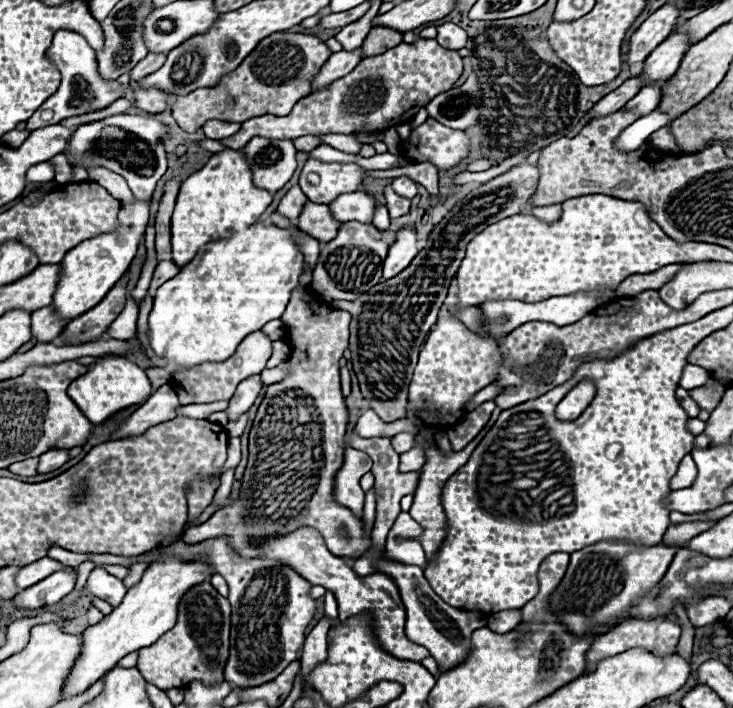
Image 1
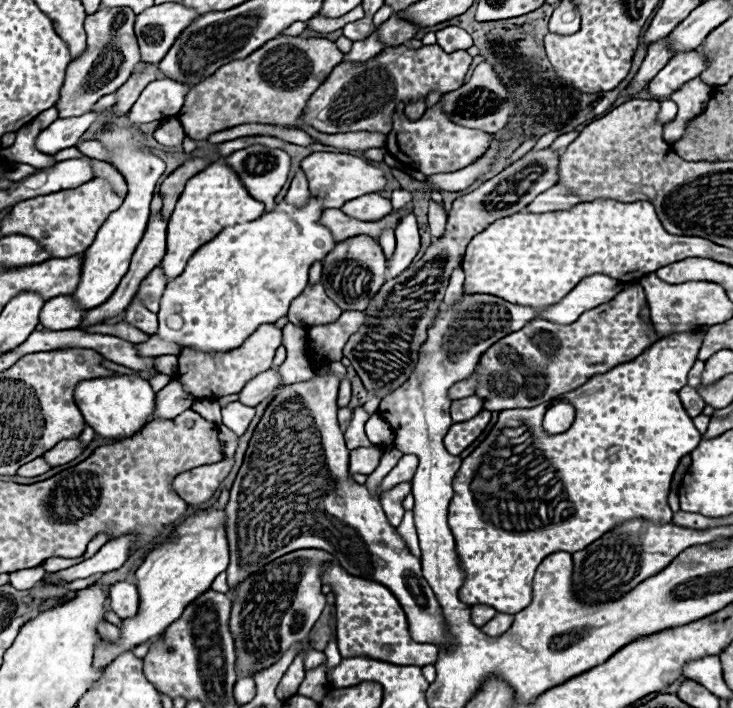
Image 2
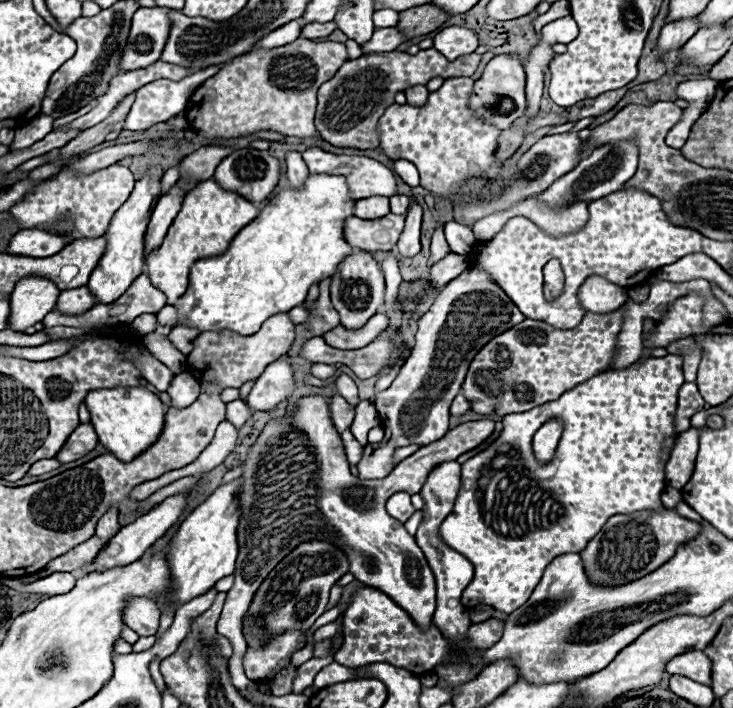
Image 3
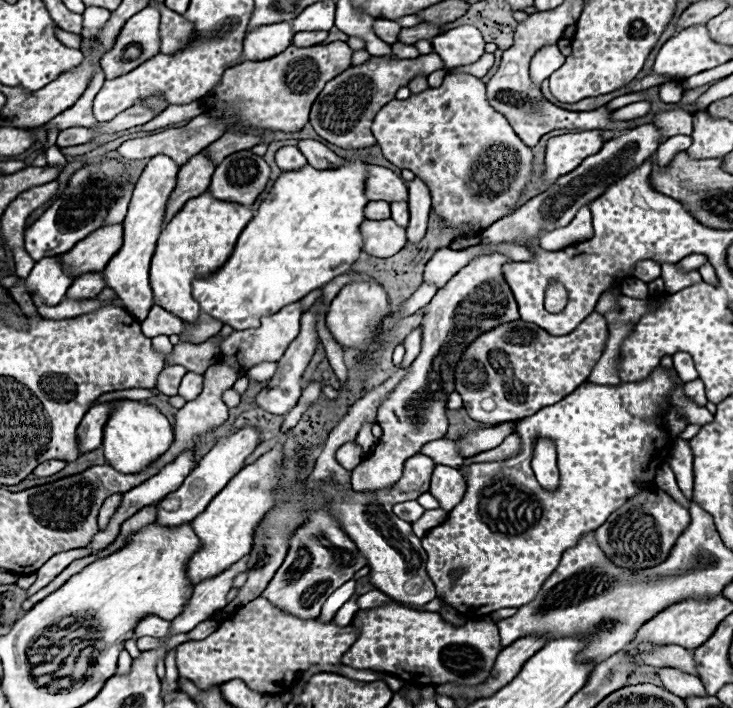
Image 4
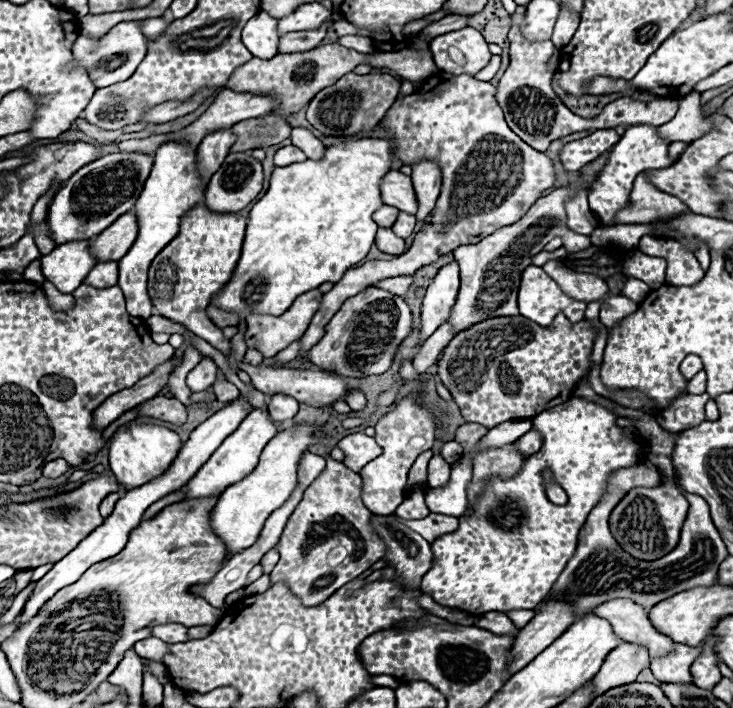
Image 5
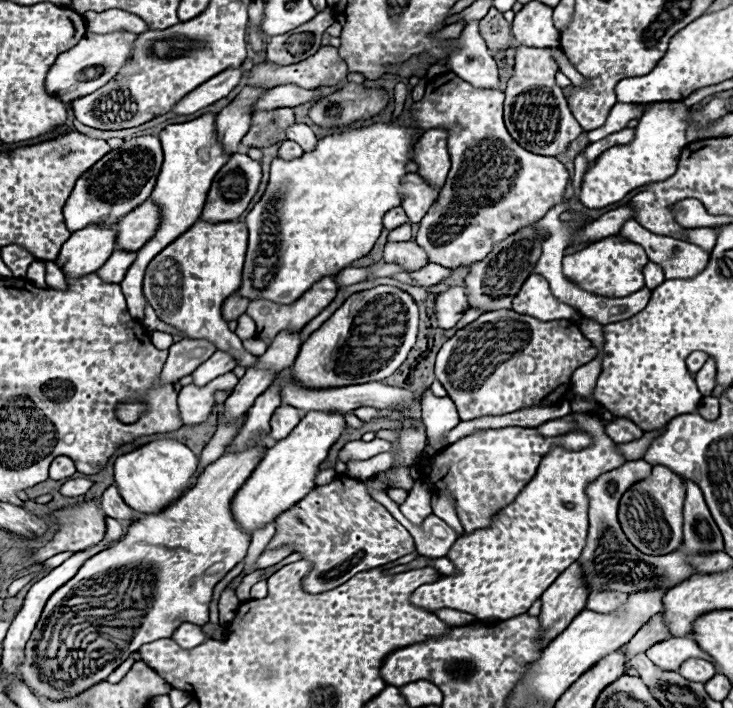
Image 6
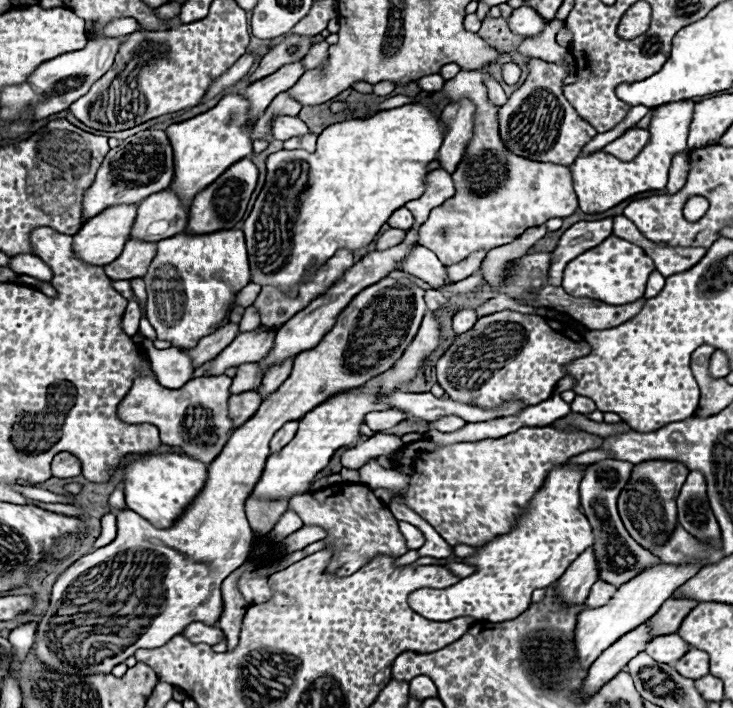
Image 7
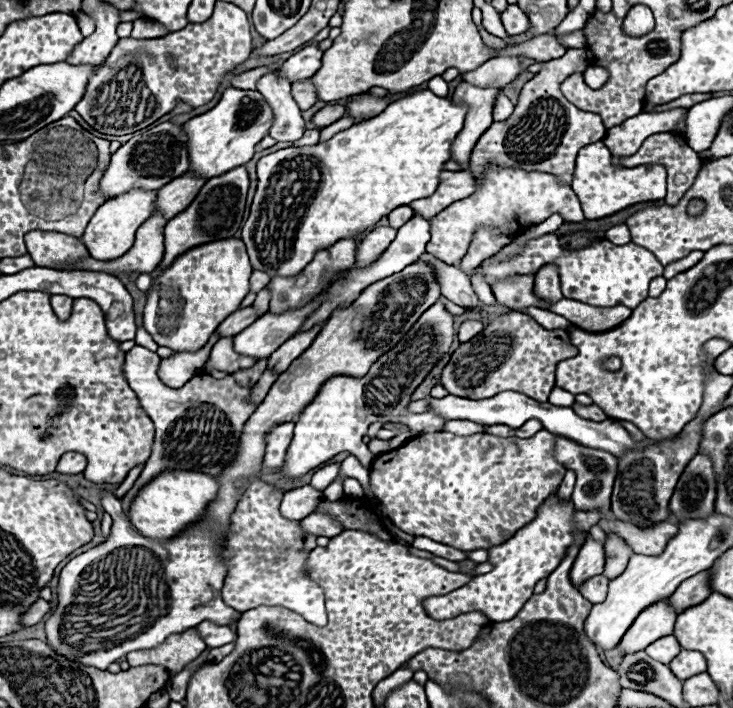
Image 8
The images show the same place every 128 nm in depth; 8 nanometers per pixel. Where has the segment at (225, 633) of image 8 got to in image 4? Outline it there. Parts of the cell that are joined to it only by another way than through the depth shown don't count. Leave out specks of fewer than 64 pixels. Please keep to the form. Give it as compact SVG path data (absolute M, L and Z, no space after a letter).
M150 614L150 616L144 616L144 618L138 620L136 630L134 630L134 636L136 638L142 638L142 636L160 638L160 636L166 636L168 634L168 628L170 628L170 622L168 620L162 620L162 618Z

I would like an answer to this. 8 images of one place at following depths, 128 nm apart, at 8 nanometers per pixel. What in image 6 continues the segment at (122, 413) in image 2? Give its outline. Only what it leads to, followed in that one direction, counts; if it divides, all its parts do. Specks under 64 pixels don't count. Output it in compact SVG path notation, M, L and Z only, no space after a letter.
M160 438L132 452L120 454L114 462L114 478L124 502L130 508L144 514L162 512L174 500L180 498L180 492L184 492L184 486L188 484L190 476L196 470L196 464L198 464L198 456L188 446L172 438Z

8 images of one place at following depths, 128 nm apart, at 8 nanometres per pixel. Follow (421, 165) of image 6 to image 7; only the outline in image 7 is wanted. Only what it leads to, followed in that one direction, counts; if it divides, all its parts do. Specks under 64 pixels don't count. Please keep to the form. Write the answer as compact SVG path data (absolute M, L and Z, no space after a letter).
M460 100L456 104L448 104L440 114L440 122L444 124L444 138L436 160L440 162L440 168L450 174L456 170L456 164L472 136L472 112L472 102Z

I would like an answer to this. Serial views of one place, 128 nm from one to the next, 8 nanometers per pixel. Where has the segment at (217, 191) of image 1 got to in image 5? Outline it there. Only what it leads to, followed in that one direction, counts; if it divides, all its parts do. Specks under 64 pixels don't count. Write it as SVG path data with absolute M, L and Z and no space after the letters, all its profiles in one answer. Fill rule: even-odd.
M204 204L194 206L182 216L180 232L170 240L164 250L154 258L148 272L148 292L154 302L154 310L194 332L198 338L210 342L220 352L228 352L228 340L222 338L222 330L216 328L208 316L208 296L228 280L236 260L240 258L240 244L244 240L246 216L240 212L212 212ZM174 270L174 284L172 284Z

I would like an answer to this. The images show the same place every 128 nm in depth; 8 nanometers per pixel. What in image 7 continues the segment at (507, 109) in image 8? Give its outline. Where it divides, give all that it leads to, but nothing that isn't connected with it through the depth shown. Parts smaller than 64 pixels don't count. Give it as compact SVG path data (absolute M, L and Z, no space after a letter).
M488 78L488 80L486 80L486 88L488 88L488 96L490 96L492 104L502 106L502 104L508 100L506 94L504 94L504 90L502 90L502 86L496 82L496 78Z

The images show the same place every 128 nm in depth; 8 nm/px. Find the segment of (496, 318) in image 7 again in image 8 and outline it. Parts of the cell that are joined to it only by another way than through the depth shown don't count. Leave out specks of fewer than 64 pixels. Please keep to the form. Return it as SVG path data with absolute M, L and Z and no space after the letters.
M506 312L488 322L478 336L458 346L442 370L442 386L454 396L472 400L484 400L504 390L514 390L538 402L548 402L554 388L556 364L576 354L578 348L570 344L566 330L546 330L526 314Z

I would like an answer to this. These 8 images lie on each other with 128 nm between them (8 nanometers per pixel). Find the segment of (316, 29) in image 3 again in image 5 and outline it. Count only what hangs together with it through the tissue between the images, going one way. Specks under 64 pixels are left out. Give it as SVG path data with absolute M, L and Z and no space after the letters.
M326 28L304 30L304 32L288 32L280 36L278 52L304 52L316 48L326 36Z

